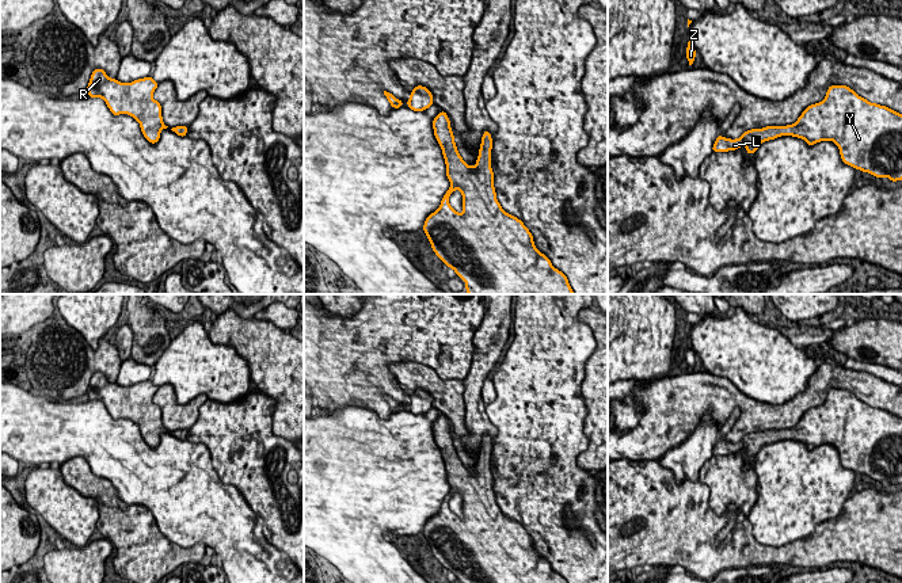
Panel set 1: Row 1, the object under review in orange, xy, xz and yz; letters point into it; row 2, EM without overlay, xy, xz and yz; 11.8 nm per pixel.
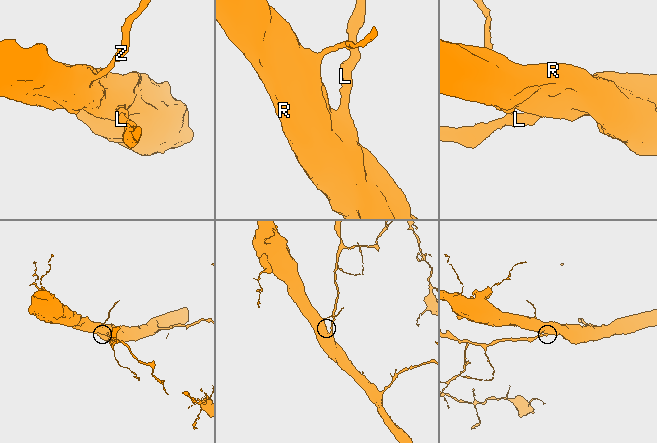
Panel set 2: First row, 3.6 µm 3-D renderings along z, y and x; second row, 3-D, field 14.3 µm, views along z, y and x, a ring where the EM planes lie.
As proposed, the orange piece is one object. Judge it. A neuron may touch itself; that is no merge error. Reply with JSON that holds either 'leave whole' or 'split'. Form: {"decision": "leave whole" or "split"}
{"decision": "leave whole"}

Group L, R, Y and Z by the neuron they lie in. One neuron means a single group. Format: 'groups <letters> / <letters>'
groups L R Y Z

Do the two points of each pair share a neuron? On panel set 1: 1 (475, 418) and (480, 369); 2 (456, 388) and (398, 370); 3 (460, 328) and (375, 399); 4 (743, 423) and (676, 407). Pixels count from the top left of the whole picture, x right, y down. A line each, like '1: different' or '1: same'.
1: same
2: same
3: same
4: same

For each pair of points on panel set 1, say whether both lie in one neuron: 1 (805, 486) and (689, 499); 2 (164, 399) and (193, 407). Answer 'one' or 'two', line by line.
1: two
2: one

